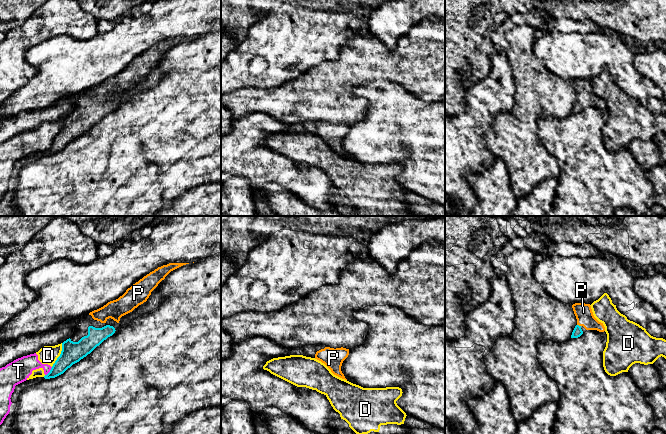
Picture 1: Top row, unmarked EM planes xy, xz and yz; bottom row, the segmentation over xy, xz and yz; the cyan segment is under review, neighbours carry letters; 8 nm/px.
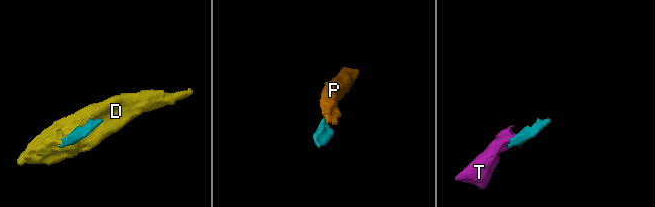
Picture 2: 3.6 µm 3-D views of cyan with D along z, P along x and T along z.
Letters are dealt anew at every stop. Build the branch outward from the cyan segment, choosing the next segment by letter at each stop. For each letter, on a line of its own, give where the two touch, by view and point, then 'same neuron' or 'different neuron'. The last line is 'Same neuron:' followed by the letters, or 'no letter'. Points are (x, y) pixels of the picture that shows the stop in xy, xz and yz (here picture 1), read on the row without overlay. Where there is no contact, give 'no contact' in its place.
D: contact xy (60, 131); different neuron
P: contact yz (578, 101); same neuron
T: contact xy (50, 147); different neuron
Same neuron: P

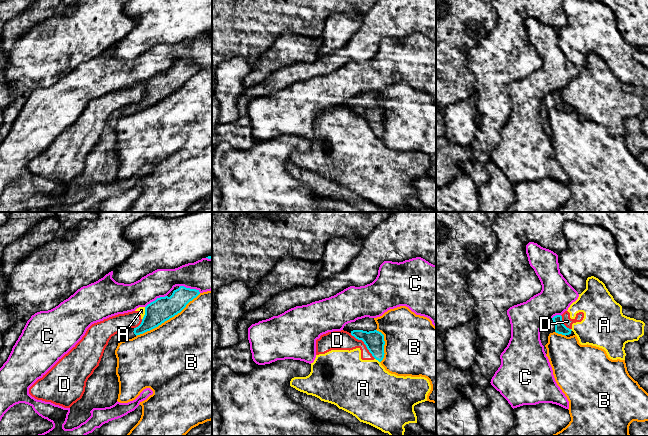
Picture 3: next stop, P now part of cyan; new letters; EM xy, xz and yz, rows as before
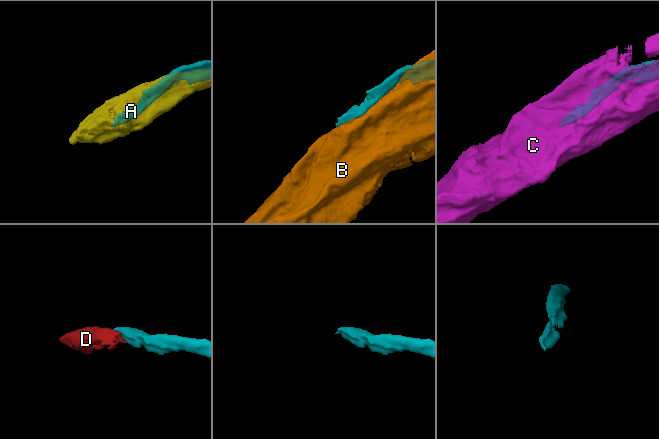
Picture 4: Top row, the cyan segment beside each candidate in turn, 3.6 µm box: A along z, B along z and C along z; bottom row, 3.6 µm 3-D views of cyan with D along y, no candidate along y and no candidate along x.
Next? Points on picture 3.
A: contact xy (145, 89); different neuron
B: contact xy (168, 95); different neuron
C: contact xy (189, 64); different neuron
D: contact xz (364, 119); different neuron
Same neuron: no letter

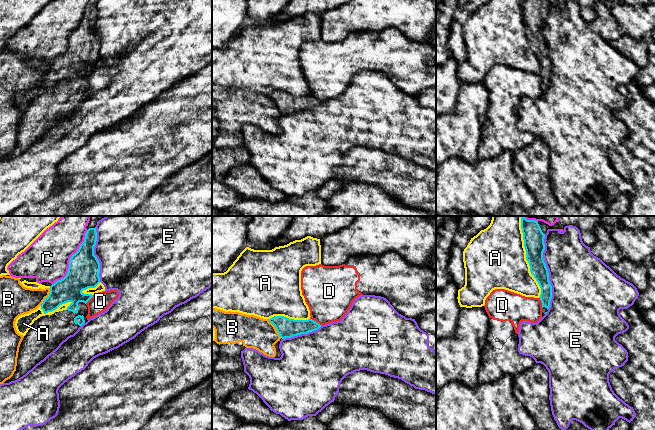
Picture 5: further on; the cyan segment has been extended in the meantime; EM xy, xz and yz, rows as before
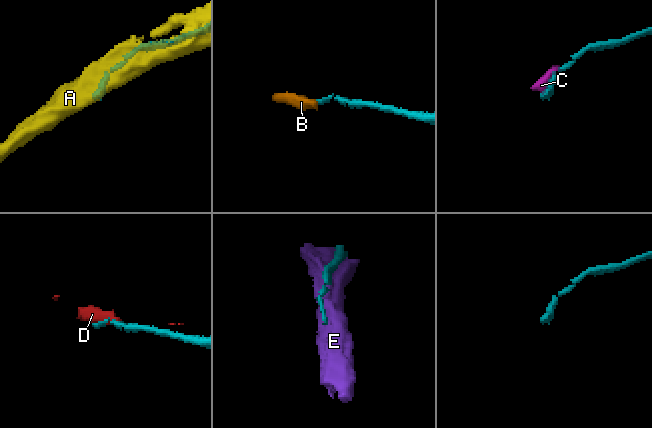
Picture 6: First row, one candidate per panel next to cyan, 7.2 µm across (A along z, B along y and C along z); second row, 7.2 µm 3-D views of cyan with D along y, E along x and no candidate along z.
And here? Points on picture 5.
A: contact yz (527, 36); different neuron
B: contact xz (275, 103); different neuron
C: contact xy (70, 35); different neuron
D: contact xz (315, 97); different neuron
E: contact yz (547, 48); different neuron
Same neuron: no letter

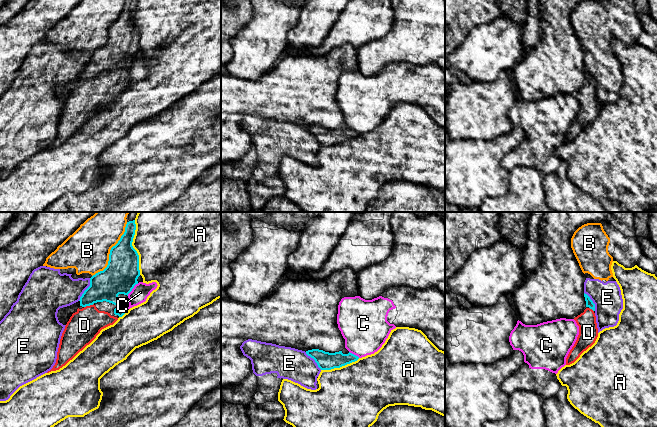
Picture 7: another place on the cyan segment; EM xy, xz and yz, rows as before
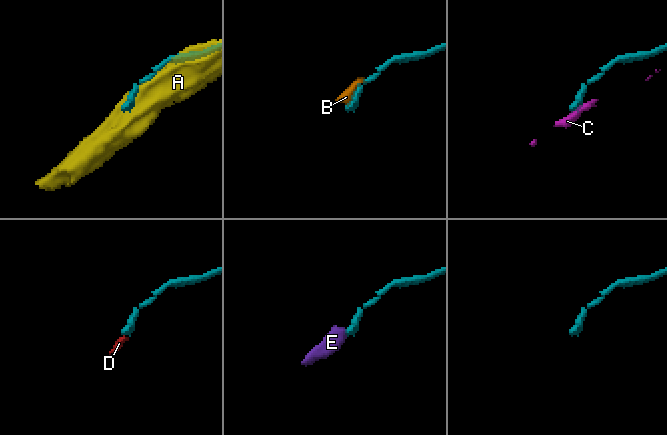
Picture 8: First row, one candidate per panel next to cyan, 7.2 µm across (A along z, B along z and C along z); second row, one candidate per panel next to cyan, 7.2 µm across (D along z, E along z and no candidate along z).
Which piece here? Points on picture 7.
A: contact xy (134, 25); different neuron
B: contact xy (110, 28); different neuron
C: contact xy (132, 64); different neuron
D: contact xy (88, 81); same neuron
E: contact xy (86, 65); different neuron
Same neuron: D

